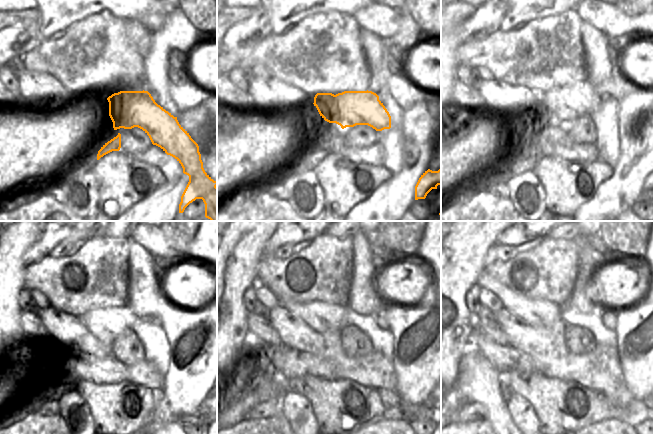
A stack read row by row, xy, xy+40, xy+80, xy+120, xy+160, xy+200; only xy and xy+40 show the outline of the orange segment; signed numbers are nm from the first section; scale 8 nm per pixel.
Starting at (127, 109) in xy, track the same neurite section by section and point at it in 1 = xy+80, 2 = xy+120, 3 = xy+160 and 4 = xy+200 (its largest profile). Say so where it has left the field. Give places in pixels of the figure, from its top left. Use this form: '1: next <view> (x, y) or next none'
1: next xy+80 (563, 105)
2: next xy+120 (106, 324)
3: next xy+160 (320, 316)
4: next xy+200 (537, 312)

